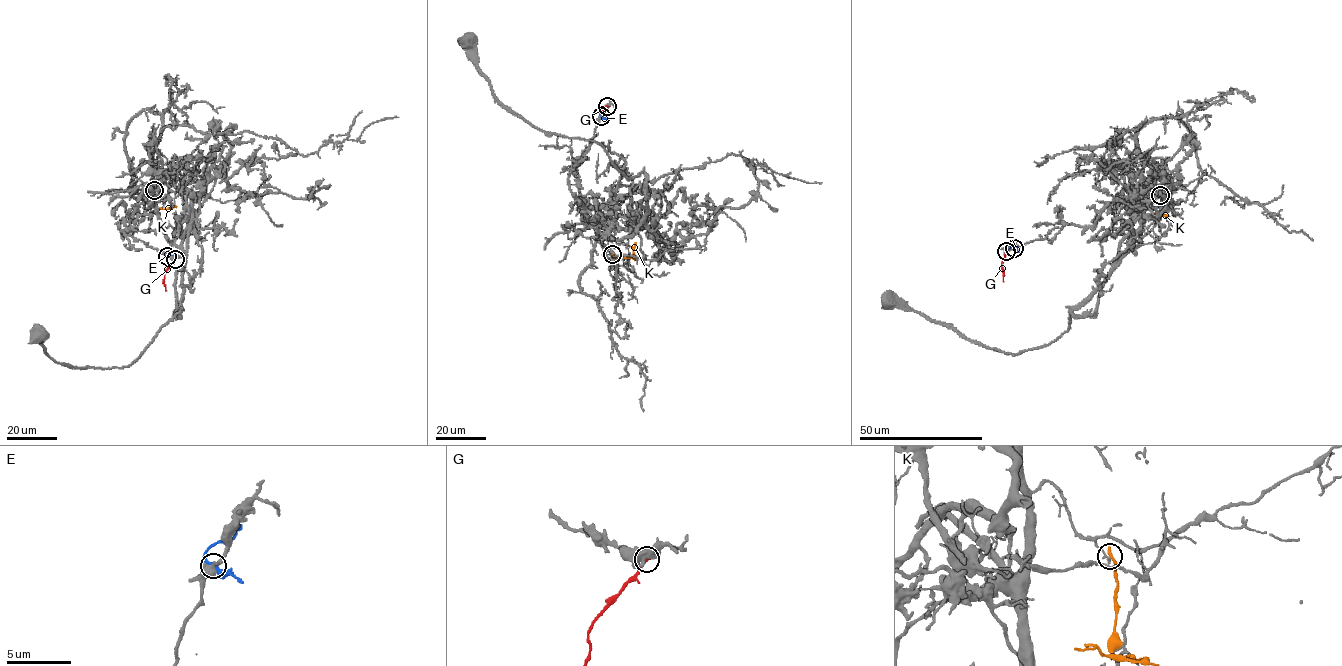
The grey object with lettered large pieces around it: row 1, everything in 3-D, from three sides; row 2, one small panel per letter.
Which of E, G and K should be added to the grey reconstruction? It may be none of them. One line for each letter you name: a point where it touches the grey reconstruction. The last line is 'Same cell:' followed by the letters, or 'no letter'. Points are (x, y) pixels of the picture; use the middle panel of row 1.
E: meets grey at (601, 116)
Same cell: E

